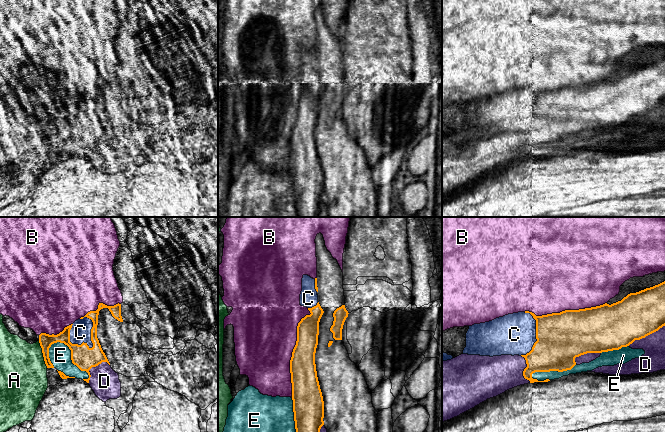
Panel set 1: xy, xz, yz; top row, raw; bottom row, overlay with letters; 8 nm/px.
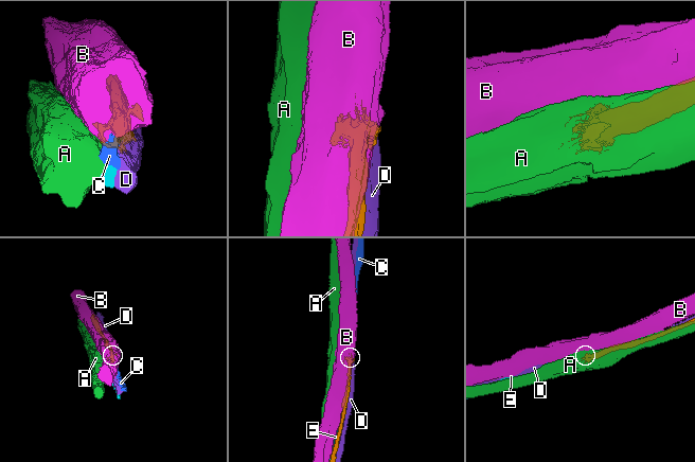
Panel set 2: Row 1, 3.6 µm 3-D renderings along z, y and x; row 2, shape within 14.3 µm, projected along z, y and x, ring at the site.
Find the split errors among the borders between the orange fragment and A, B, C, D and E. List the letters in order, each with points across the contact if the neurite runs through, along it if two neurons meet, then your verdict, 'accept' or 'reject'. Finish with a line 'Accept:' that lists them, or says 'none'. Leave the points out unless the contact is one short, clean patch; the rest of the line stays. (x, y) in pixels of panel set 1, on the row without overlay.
A: reject
B: reject
C: accept
D: reject
E: reject
Accept: C

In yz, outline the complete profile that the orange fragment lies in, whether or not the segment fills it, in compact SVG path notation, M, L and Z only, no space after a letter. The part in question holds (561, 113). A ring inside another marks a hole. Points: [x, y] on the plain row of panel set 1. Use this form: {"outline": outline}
{"outline": "M665 57L650 64L636 69L630 69L621 77L611 81L605 79L600 82L565 86L560 89L552 89L536 92L534 89L525 87L508 90L492 97L469 102L466 109L466 123L463 130L480 132L519 131L525 134L527 143L523 147L525 155L530 159L548 158L549 155L538 157L532 154L535 148L563 148L571 146L575 141L575 134L587 129L602 129L619 126L627 123L635 116L640 116L658 107L665 102Z"}

